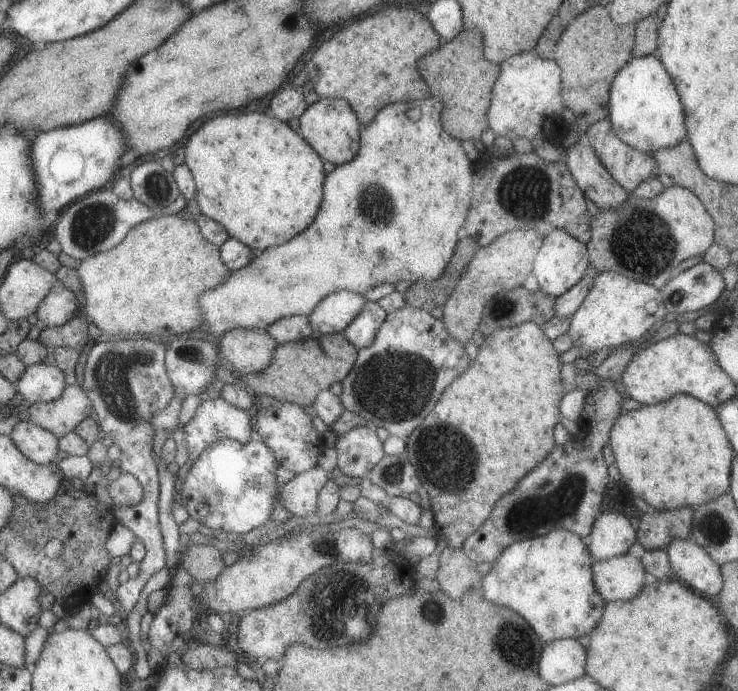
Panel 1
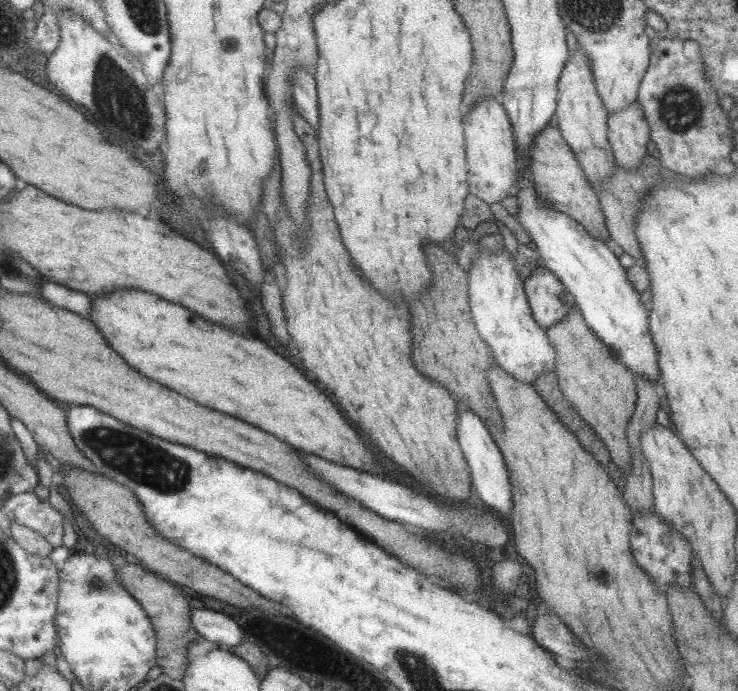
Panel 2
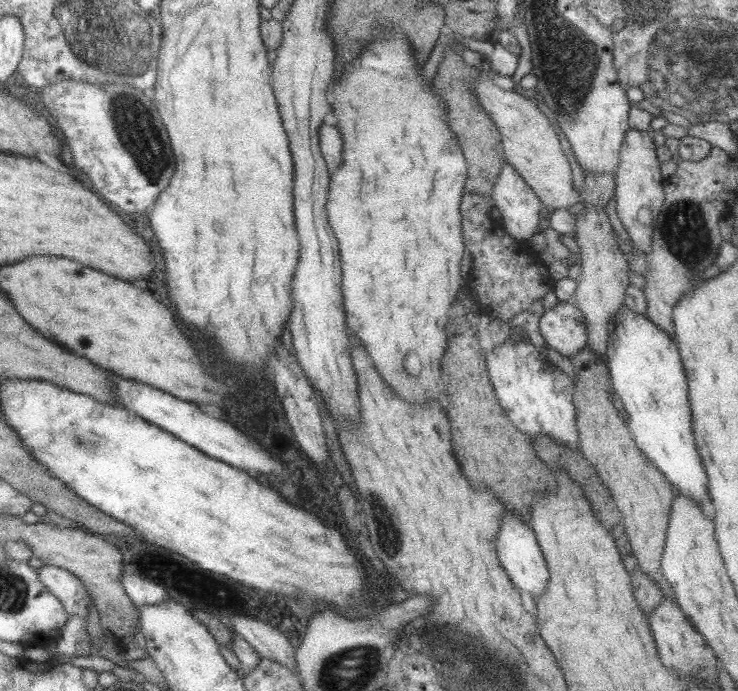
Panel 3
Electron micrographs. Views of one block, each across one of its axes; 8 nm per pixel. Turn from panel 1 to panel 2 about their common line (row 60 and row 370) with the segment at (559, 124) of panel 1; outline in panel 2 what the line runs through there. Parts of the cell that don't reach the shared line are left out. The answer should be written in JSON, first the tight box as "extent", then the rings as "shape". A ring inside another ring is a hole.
{"extent":[468,243,556,385],"shape":[[[479,243],[476,244],[476,247],[479,251],[478,257],[472,261],[472,270],[468,273],[468,278],[469,303],[478,334],[492,349],[495,363],[508,372],[510,377],[514,377],[522,385],[534,385],[540,376],[556,369],[556,352],[551,345],[547,329],[542,328],[533,317],[525,291],[525,283],[522,281],[519,271],[516,271],[512,264],[514,254],[506,249],[491,252],[491,250],[481,248]]]}

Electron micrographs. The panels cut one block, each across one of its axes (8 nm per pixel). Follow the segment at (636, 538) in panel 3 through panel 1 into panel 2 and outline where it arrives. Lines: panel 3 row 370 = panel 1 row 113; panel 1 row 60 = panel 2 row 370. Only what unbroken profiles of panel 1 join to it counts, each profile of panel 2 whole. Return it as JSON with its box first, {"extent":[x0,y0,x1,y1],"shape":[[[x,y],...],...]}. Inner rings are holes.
{"extent":[547,306,637,474],"shape":[[[576,306],[564,320],[547,329],[556,352],[555,373],[561,391],[572,409],[602,439],[611,453],[611,460],[625,474],[631,470],[632,453],[627,428],[637,405],[637,387],[634,372],[626,369],[610,349],[588,328],[583,314]]]}

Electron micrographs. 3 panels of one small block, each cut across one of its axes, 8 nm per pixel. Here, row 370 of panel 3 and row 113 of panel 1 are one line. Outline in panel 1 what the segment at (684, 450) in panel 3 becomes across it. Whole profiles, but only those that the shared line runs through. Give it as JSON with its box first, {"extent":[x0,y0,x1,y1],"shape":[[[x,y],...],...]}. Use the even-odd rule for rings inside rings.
{"extent":[609,56,687,153],"shape":[[[636,56],[626,66],[622,66],[612,80],[609,93],[609,120],[622,142],[640,152],[654,153],[658,148],[669,148],[687,140],[684,108],[673,79],[658,57]]]}

